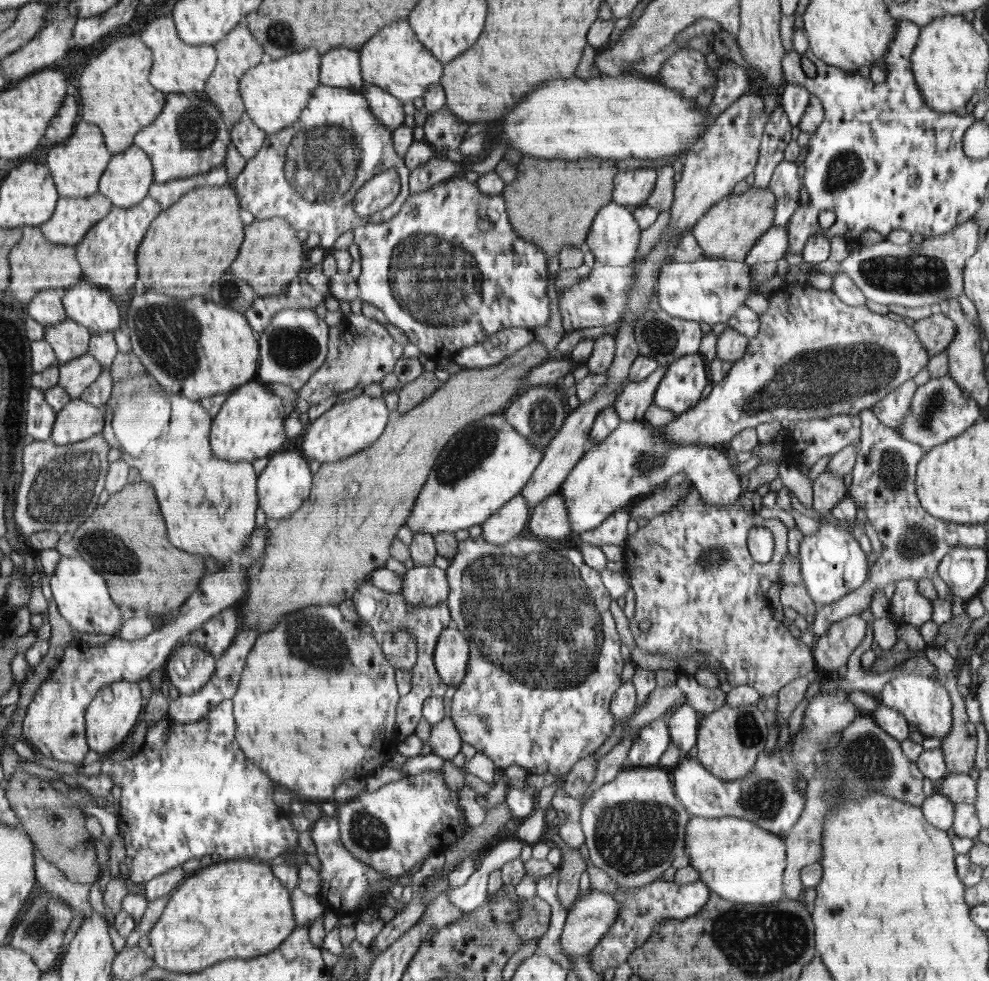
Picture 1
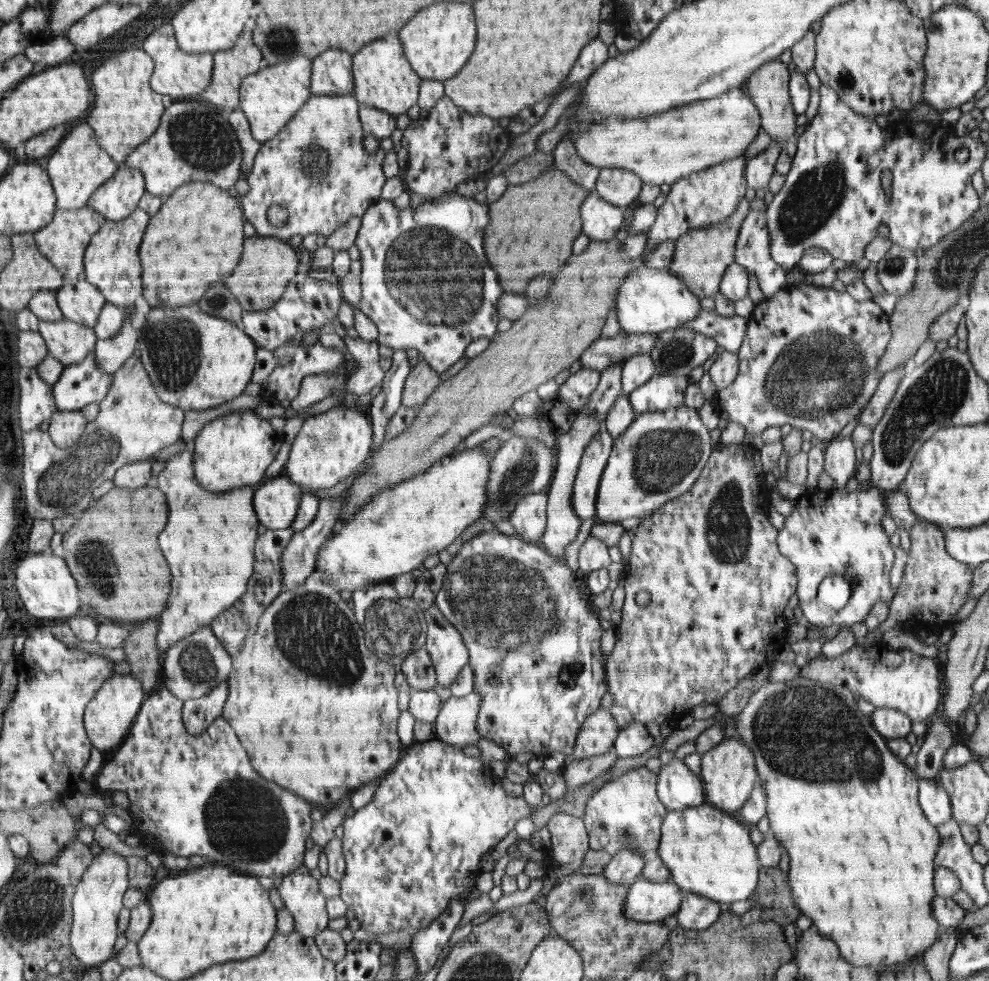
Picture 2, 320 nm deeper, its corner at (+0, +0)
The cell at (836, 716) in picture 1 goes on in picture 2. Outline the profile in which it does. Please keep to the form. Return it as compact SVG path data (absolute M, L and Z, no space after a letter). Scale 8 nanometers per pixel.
M674 758L661 766L658 795L668 811L683 811L706 802L706 786L683 760Z

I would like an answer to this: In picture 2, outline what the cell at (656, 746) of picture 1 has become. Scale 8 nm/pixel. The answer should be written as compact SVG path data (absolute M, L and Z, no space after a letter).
M633 721L620 728L619 736L615 740L616 754L620 758L640 756L654 746L654 740L644 724Z

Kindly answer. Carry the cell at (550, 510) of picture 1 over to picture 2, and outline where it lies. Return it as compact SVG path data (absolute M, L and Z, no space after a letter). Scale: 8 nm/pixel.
M605 427L591 439L591 444L584 451L580 461L579 472L576 473L574 487L572 487L572 505L576 516L580 520L596 518L596 493L602 472L613 449L612 438Z

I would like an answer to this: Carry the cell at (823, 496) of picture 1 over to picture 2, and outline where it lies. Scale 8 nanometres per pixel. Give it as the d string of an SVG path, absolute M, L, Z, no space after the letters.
M834 437L825 444L824 470L834 480L834 487L843 489L848 481L858 476L854 443L851 437Z

